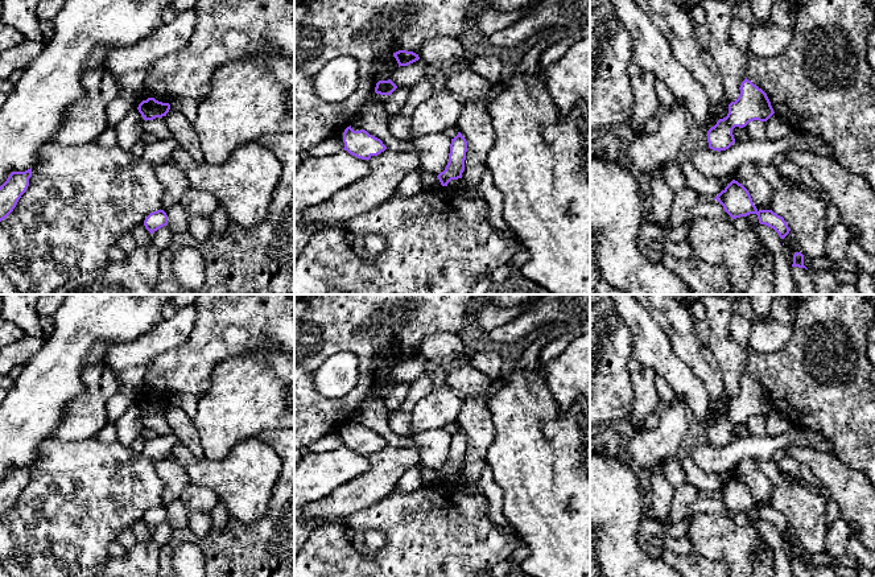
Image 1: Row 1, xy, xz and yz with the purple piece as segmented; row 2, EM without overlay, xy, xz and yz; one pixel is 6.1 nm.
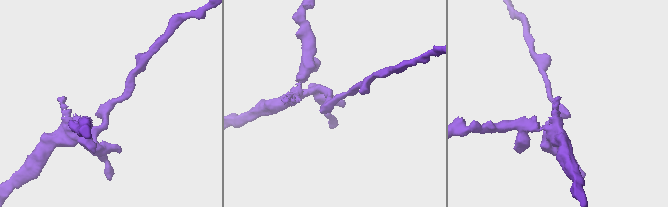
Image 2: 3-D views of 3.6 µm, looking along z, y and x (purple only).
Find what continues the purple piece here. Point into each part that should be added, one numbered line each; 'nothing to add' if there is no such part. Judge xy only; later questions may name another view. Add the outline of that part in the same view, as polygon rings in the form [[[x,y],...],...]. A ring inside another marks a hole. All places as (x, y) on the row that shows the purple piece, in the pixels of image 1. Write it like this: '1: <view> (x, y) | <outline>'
nothing to add

